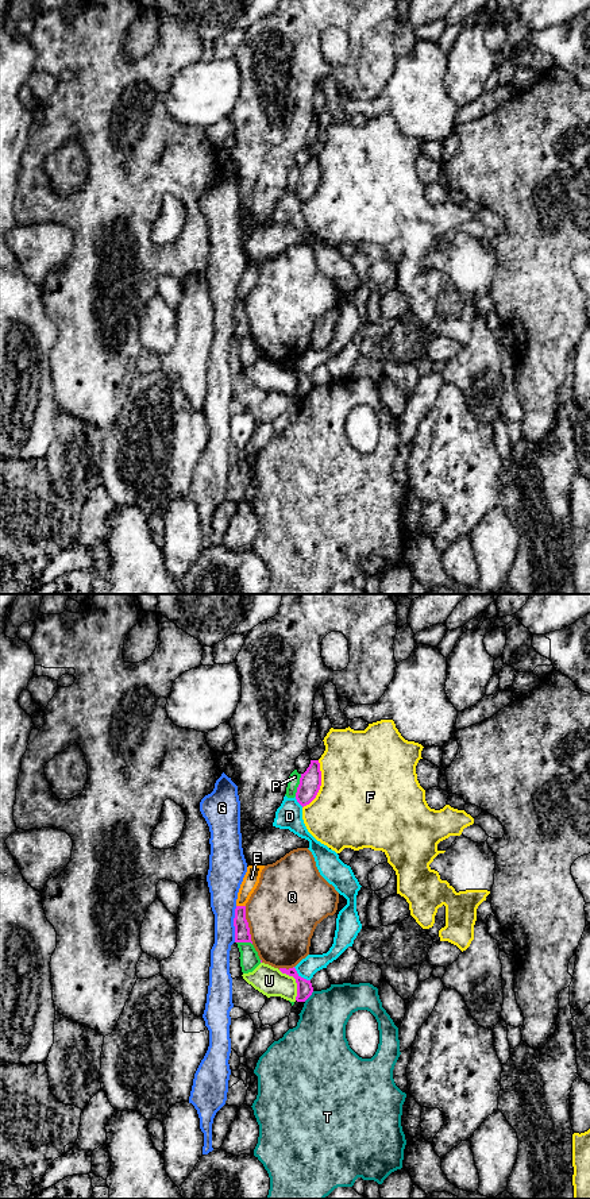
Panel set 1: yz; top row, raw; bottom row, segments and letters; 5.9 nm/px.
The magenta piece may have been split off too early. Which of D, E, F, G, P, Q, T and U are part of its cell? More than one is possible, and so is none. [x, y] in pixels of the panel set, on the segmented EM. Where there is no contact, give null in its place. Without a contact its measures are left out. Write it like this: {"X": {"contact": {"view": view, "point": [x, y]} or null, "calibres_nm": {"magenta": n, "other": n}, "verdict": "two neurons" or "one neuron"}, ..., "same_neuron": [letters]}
{"D": {"contact": {"view": "yz", "point": [300, 976]}, "calibres_nm": {"magenta": 100, "other": 110}, "verdict": "two neurons"}, "E": {"contact": {"view": "yz", "point": [240, 906]}, "calibres_nm": {"magenta": 100, "other": 90}, "verdict": "two neurons"}, "F": {"contact": {"view": "yz", "point": [320, 785]}, "calibres_nm": {"magenta": 130, "other": 500}, "verdict": "two neurons"}, "G": {"contact": {"view": "yz", "point": [234, 924]}, "calibres_nm": {"magenta": 100, "other": 190}, "verdict": "two neurons"}, "P": {"contact": {"view": "yz", "point": [299, 785]}, "calibres_nm": {"magenta": 130, "other": 70}, "verdict": "two neurons"}, "Q": {"contact": {"view": "yz", "point": [247, 925]}, "calibres_nm": {"magenta": 100, "other": 420}, "verdict": "two neurons"}, "T": {"contact": {"view": "yz", "point": [308, 997]}, "calibres_nm": {"magenta": 100, "other": 300}, "verdict": "two neurons"}, "U": {"contact": {"view": "yz", "point": [296, 982]}, "calibres_nm": {"magenta": 100, "other": 170}, "verdict": "two neurons"}, "same_neuron": []}

